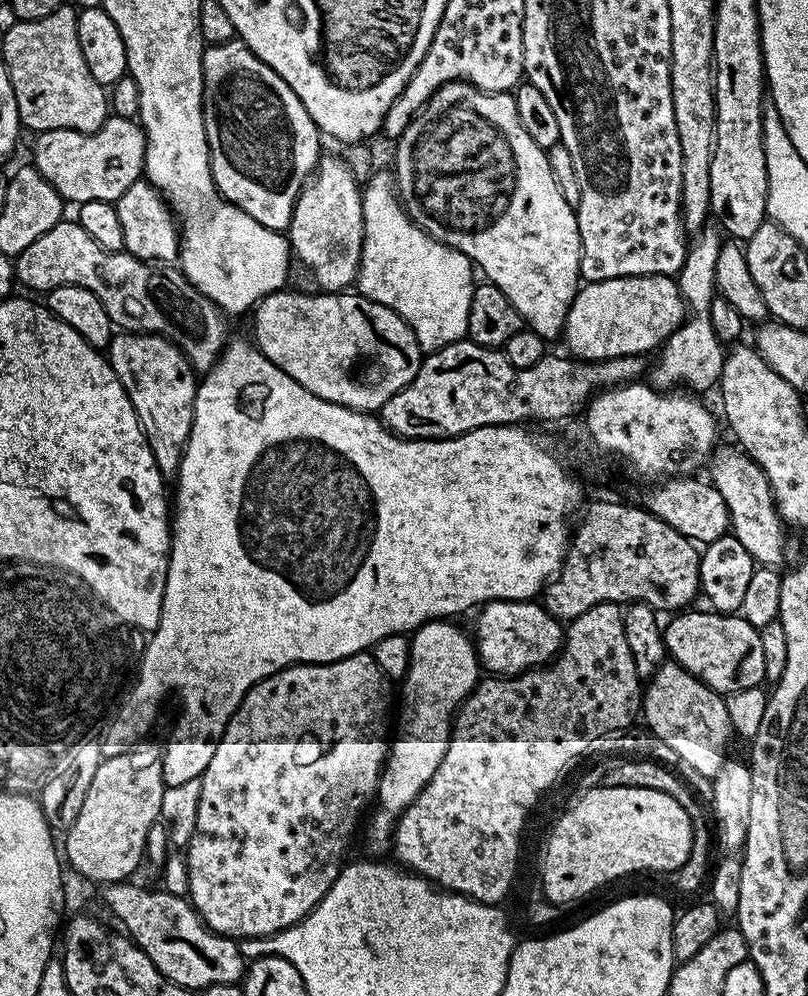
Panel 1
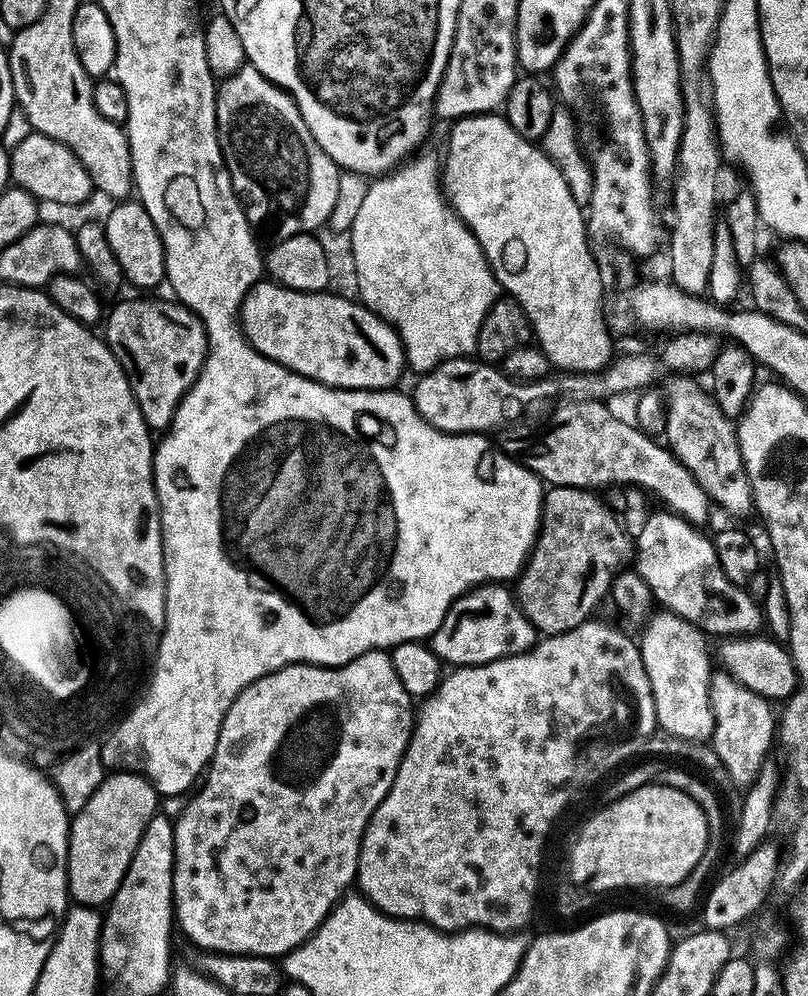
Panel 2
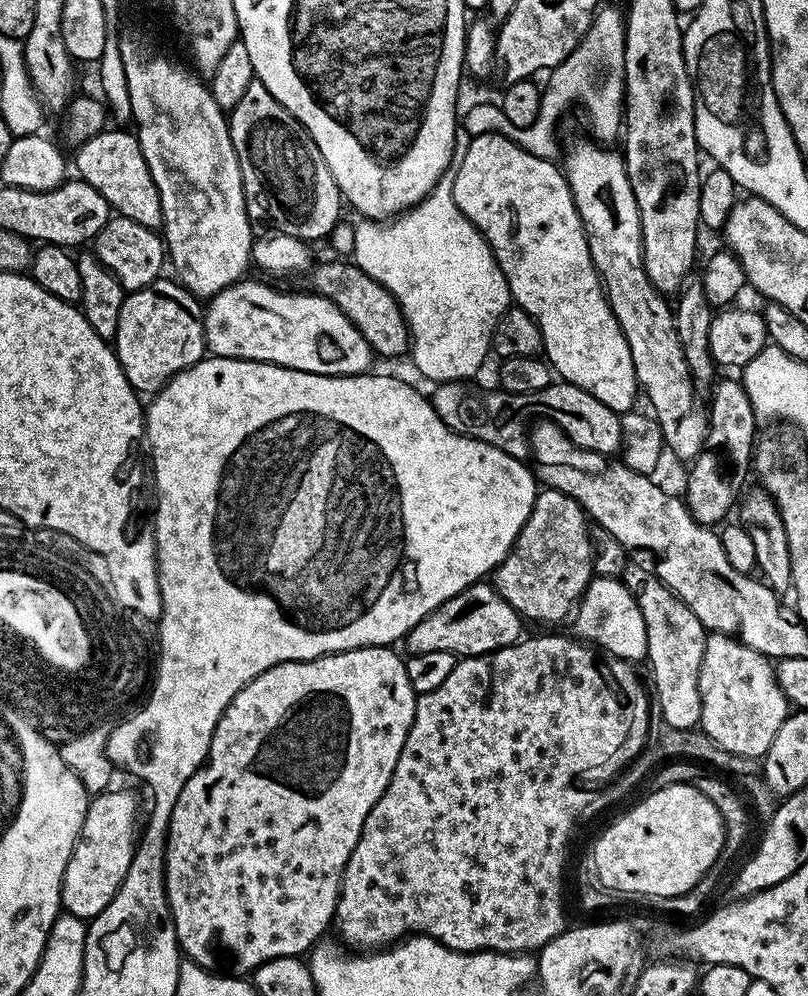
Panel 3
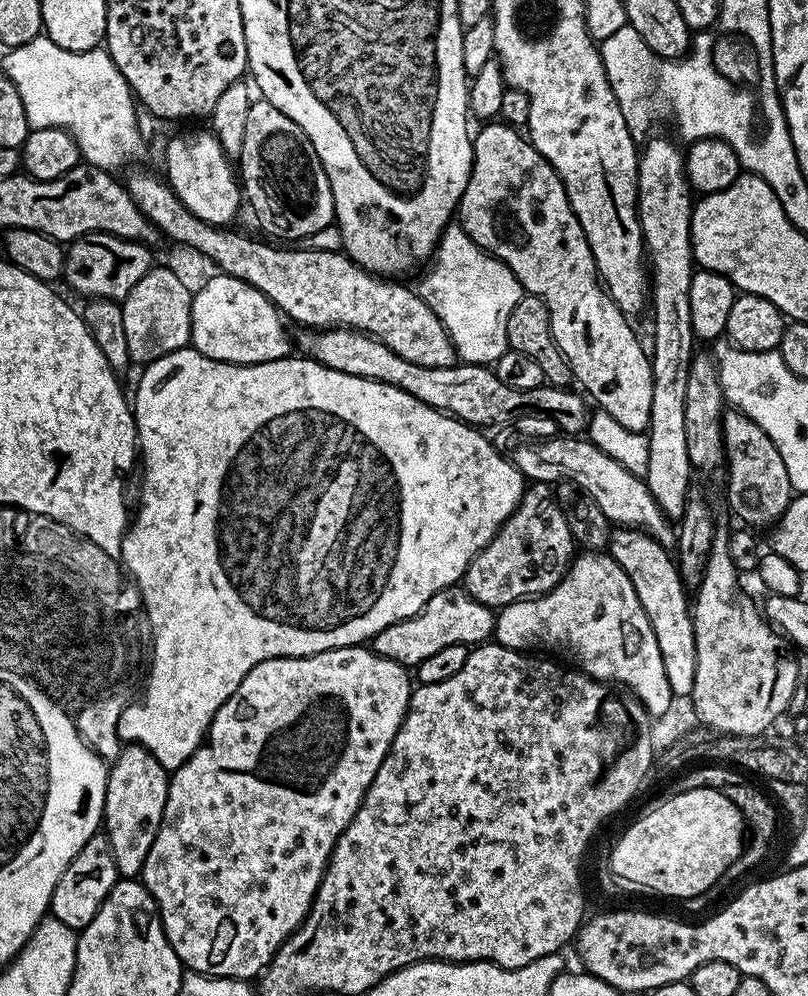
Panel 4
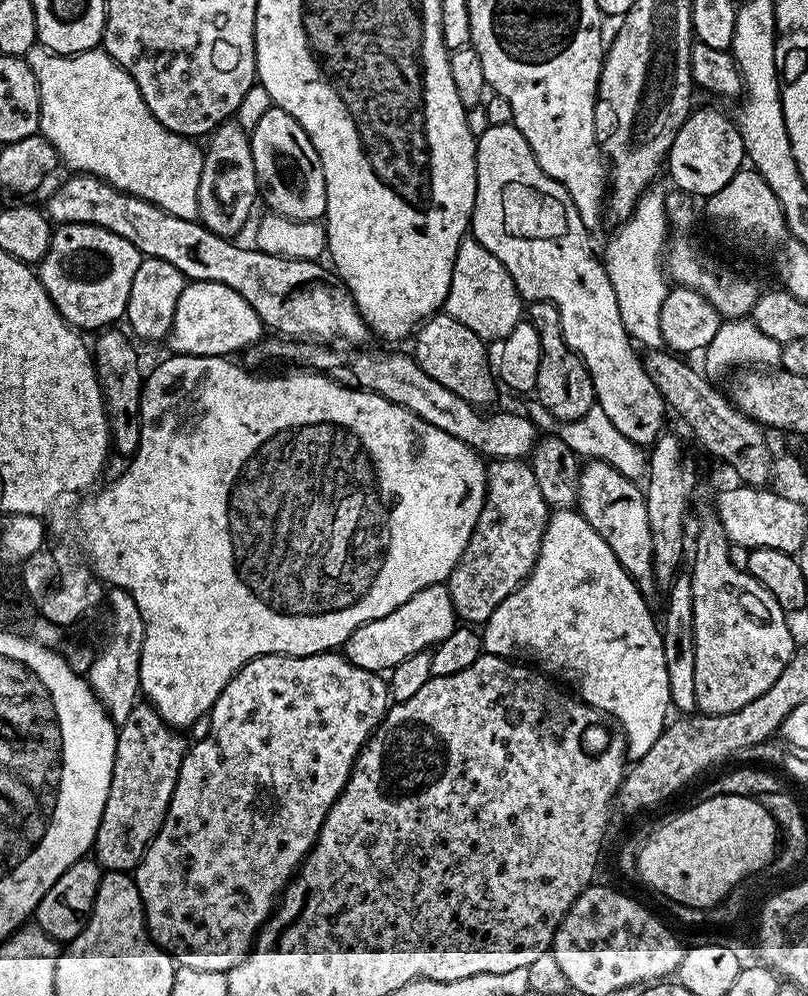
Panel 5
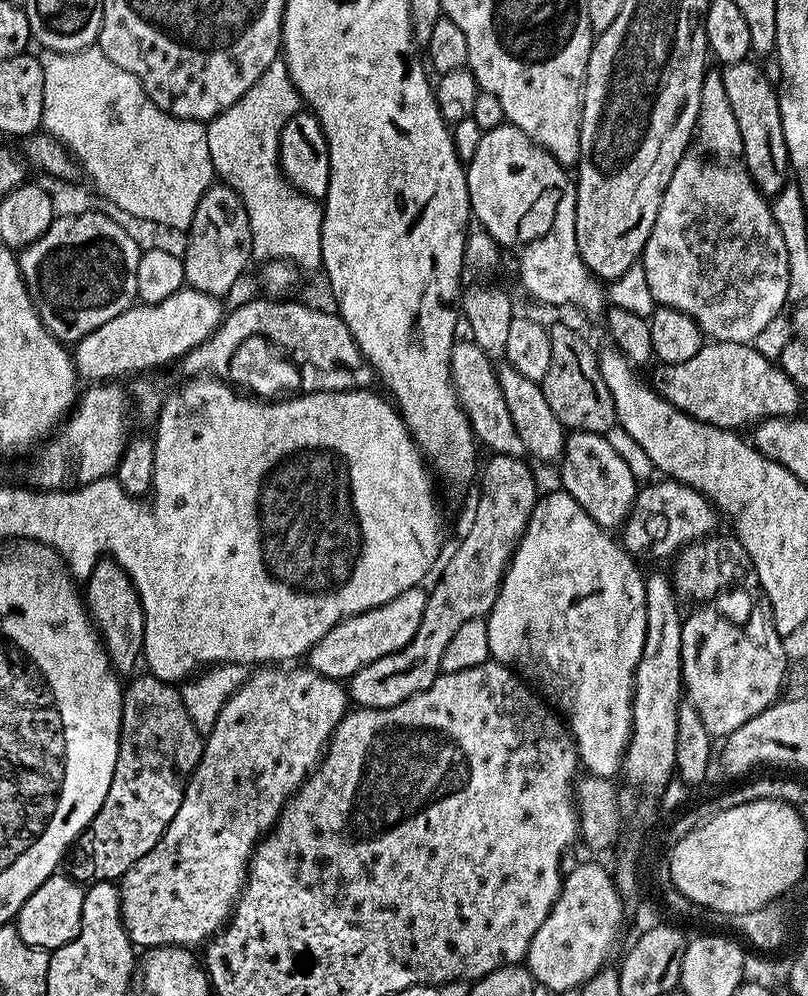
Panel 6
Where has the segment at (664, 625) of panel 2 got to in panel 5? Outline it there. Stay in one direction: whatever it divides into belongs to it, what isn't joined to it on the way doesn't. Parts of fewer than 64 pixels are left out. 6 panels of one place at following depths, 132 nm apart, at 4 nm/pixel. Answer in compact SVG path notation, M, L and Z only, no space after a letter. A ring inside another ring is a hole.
M588 460L580 469L580 515L594 526L594 530L614 550L614 558L630 574L630 578L644 597L651 597L651 592L658 588L654 578L654 542L650 530L650 514L646 514L644 488L630 478L626 478L606 462Z

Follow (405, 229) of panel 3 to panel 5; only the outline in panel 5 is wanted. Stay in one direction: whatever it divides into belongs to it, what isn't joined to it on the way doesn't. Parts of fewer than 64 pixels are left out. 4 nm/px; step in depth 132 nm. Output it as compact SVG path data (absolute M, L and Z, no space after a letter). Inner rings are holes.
M474 238L461 242L448 291L447 315L462 322L462 326L470 326L470 330L474 330L474 334L486 342L502 342L510 330L521 323L520 304L522 297L506 266L502 266L502 262L498 262L498 258L494 258L494 254L490 254L490 250L486 250Z

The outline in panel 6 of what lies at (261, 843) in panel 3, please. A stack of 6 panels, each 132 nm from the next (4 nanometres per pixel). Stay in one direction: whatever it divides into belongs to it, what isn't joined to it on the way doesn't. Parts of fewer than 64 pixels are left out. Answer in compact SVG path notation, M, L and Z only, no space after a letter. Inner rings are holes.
M264 666L253 671L256 673L253 676L251 673L240 685L240 689L233 696L229 696L227 702L222 706L222 710L217 714L214 726L206 734L204 753L198 766L192 771L192 777L188 780L182 798L182 806L178 806L178 814L174 814L170 826L166 826L166 830L154 846L154 850L150 850L150 854L142 854L142 858L138 858L138 862L134 862L134 866L130 866L130 870L126 870L126 874L120 877L118 881L120 916L124 919L124 929L128 931L128 936L137 949L147 950L166 946L195 949L196 944L203 945L211 940L227 924L228 918L232 915L232 910L240 898L240 890L244 886L248 859L252 857L252 851L265 835L272 831L272 827L276 825L276 819L280 816L280 811L284 809L284 803L291 798L293 792L300 789L300 785L308 779L312 769L320 763L324 749L327 748L328 742L332 738L332 731L338 726L338 722L342 722L345 712L349 711L350 697L341 681L326 678L307 666L292 668L289 672L284 668L287 667Z

